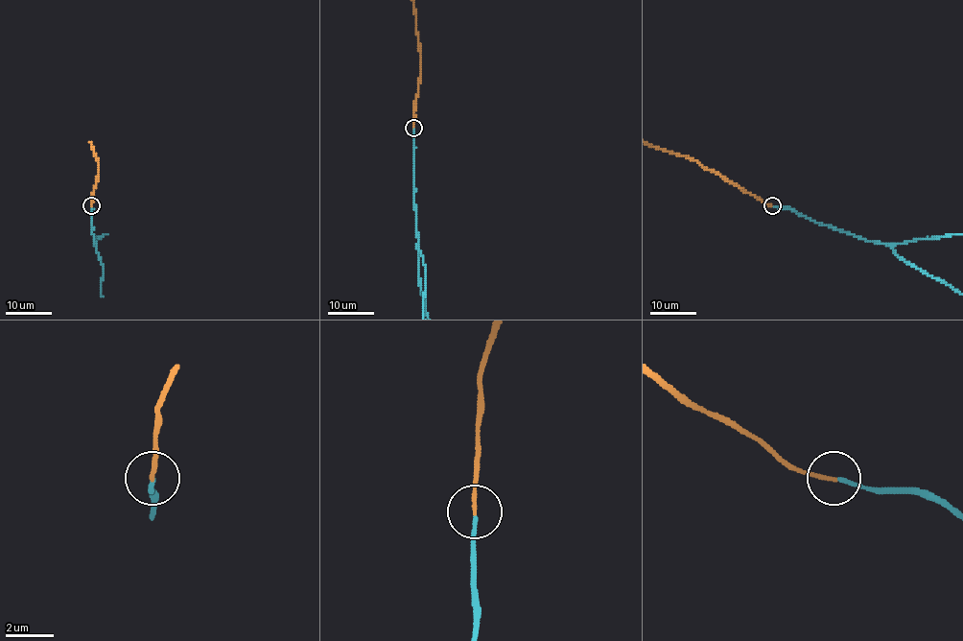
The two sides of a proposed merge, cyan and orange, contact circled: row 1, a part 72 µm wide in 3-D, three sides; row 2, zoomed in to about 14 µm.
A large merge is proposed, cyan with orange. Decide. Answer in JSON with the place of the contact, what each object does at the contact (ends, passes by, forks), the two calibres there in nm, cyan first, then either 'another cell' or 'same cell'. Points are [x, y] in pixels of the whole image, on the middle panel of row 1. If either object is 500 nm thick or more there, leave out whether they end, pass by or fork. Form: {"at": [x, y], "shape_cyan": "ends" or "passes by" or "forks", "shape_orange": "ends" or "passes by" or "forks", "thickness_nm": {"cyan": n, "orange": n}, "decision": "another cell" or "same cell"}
{"at": [413, 128], "shape_cyan": "ends", "shape_orange": "ends", "thickness_nm": {"cyan": 140, "orange": 140}, "decision": "same cell"}

